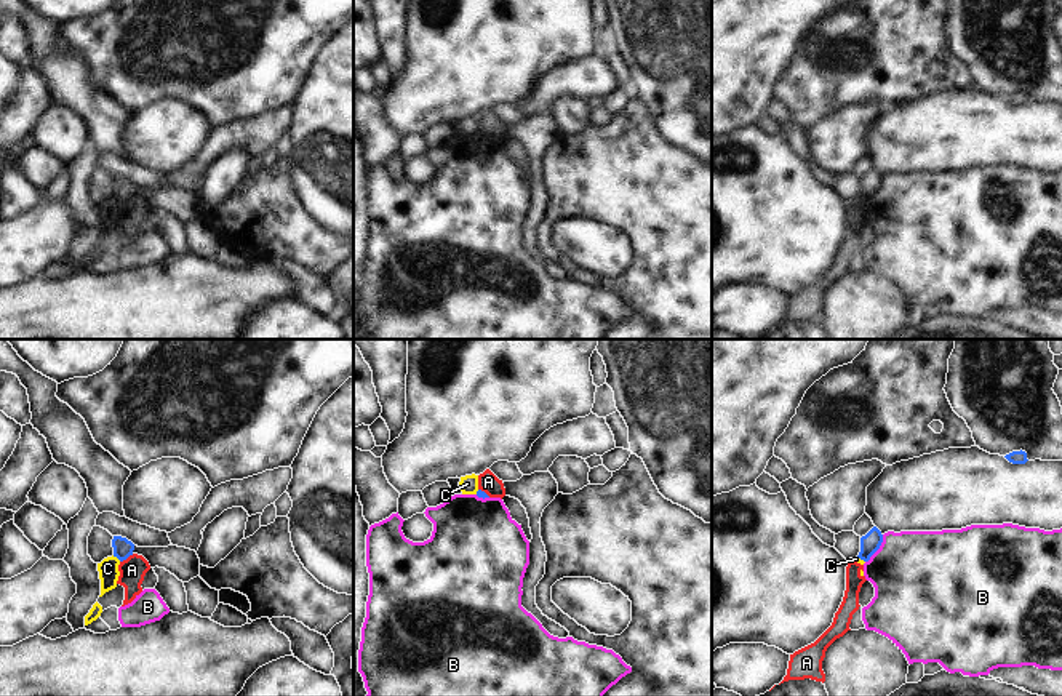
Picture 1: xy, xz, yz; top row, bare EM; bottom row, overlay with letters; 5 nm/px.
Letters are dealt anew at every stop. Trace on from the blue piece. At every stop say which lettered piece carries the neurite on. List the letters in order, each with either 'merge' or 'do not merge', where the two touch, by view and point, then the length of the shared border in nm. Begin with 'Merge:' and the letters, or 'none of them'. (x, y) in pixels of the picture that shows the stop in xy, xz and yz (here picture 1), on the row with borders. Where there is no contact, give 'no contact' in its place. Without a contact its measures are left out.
Merge: none of them
A: do not merge; meets blue in xy at (127, 557); contact 80 nm long
B: do not merge; meets blue in yz at (878, 548); contact 170 nm long
C: do not merge; meets blue in xy at (117, 557); contact 50 nm long

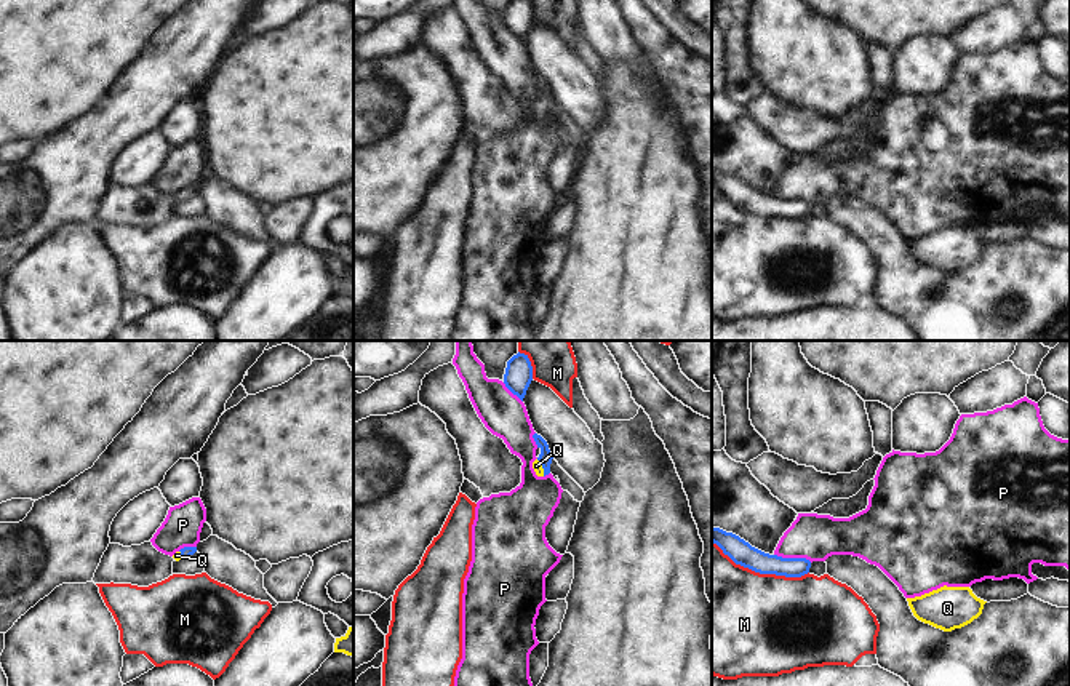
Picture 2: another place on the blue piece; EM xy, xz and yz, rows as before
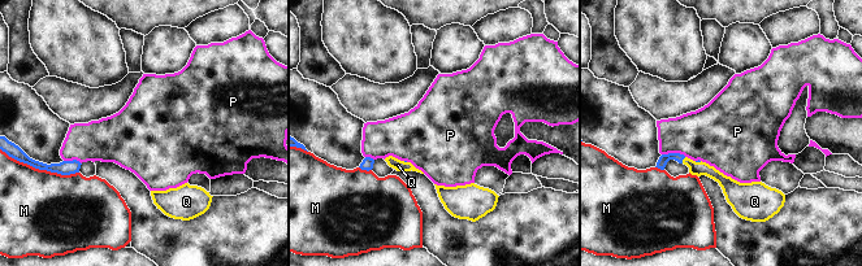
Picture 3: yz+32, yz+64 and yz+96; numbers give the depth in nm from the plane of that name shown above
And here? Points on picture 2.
Merge: Q
M: do not merge; meets blue in yz at (760, 573); contact 500 nm long
P: do not merge; meets blue in yz at (794, 558); contact 200 nm long
Q: merge; meets blue in xz at (542, 467); contact 100 nm long

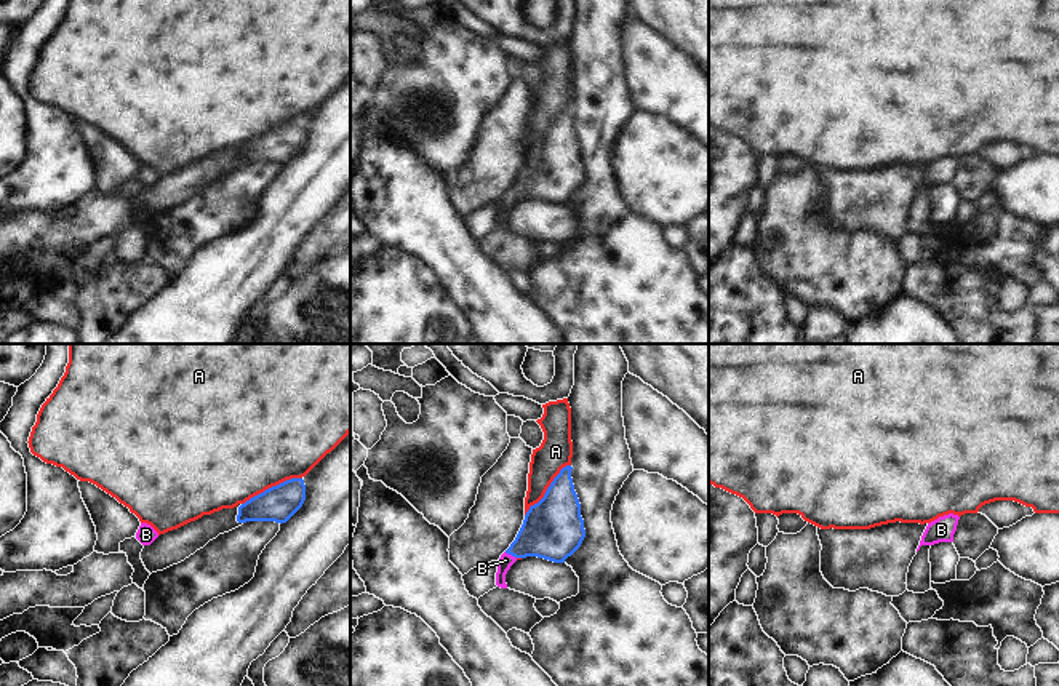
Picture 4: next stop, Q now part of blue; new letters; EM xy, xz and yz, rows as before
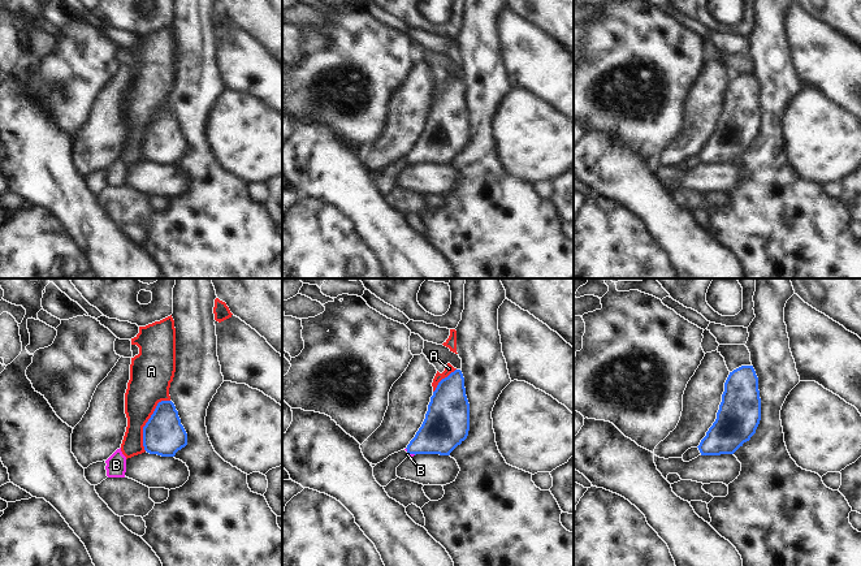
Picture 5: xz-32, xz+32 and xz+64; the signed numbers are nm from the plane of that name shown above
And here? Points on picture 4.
Merge: B
A: do not merge; meets blue in xy at (272, 486); contact 340 nm long
B: merge; meets blue in xz at (511, 554); contact 70 nm long

